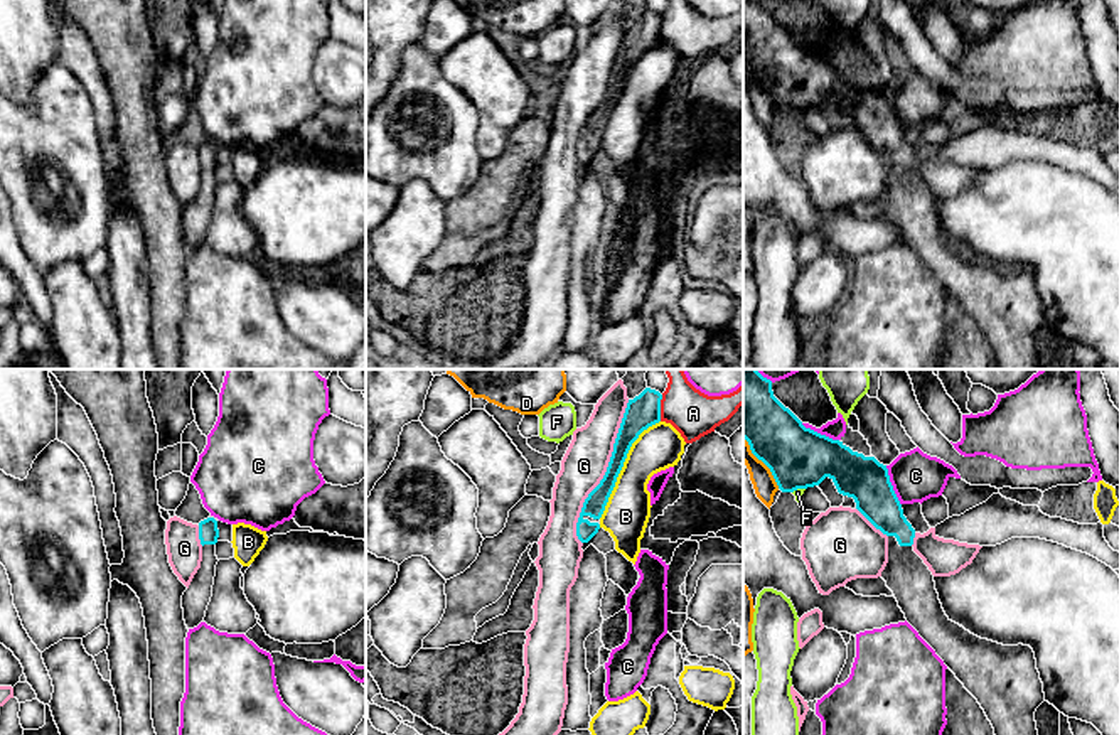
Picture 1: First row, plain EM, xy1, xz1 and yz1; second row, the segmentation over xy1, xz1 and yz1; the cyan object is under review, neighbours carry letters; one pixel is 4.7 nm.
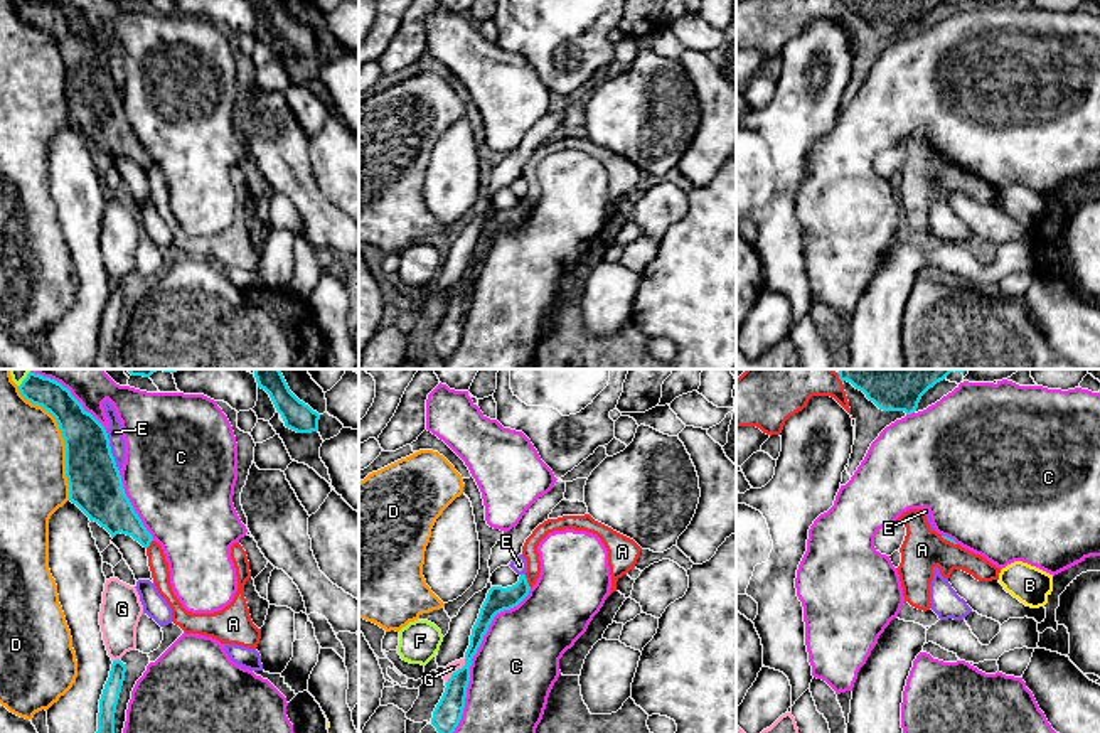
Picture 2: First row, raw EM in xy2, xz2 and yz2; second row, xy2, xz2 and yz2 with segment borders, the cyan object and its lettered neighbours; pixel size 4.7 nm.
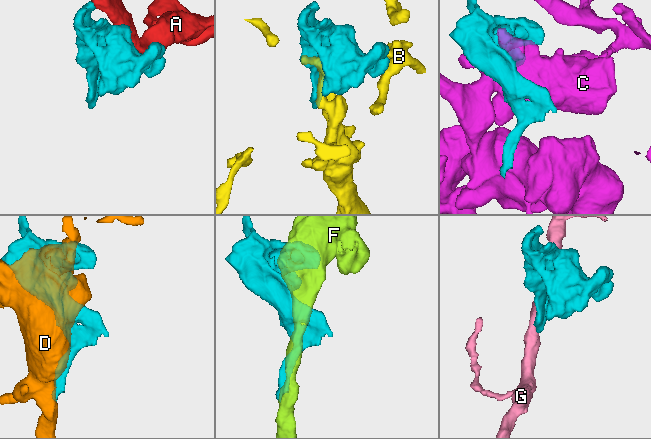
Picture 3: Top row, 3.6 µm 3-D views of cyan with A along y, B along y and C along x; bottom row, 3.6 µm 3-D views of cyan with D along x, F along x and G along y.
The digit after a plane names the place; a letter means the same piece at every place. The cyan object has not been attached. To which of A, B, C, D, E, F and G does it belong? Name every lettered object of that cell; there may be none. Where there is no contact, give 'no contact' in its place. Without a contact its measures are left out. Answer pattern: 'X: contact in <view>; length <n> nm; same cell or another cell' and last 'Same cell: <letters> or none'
A: contact in xz1; length 130 nm; another cell
B: contact in xz1; length 550 nm; another cell
C: contact in xz2; length 850 nm; another cell
D: contact in xy2; length 600 nm; another cell
E: contact in xy2; length 200 nm; another cell
F: contact in yz1; length 70 nm; another cell
G: contact in xz1; length 700 nm; another cell
Same cell: none

